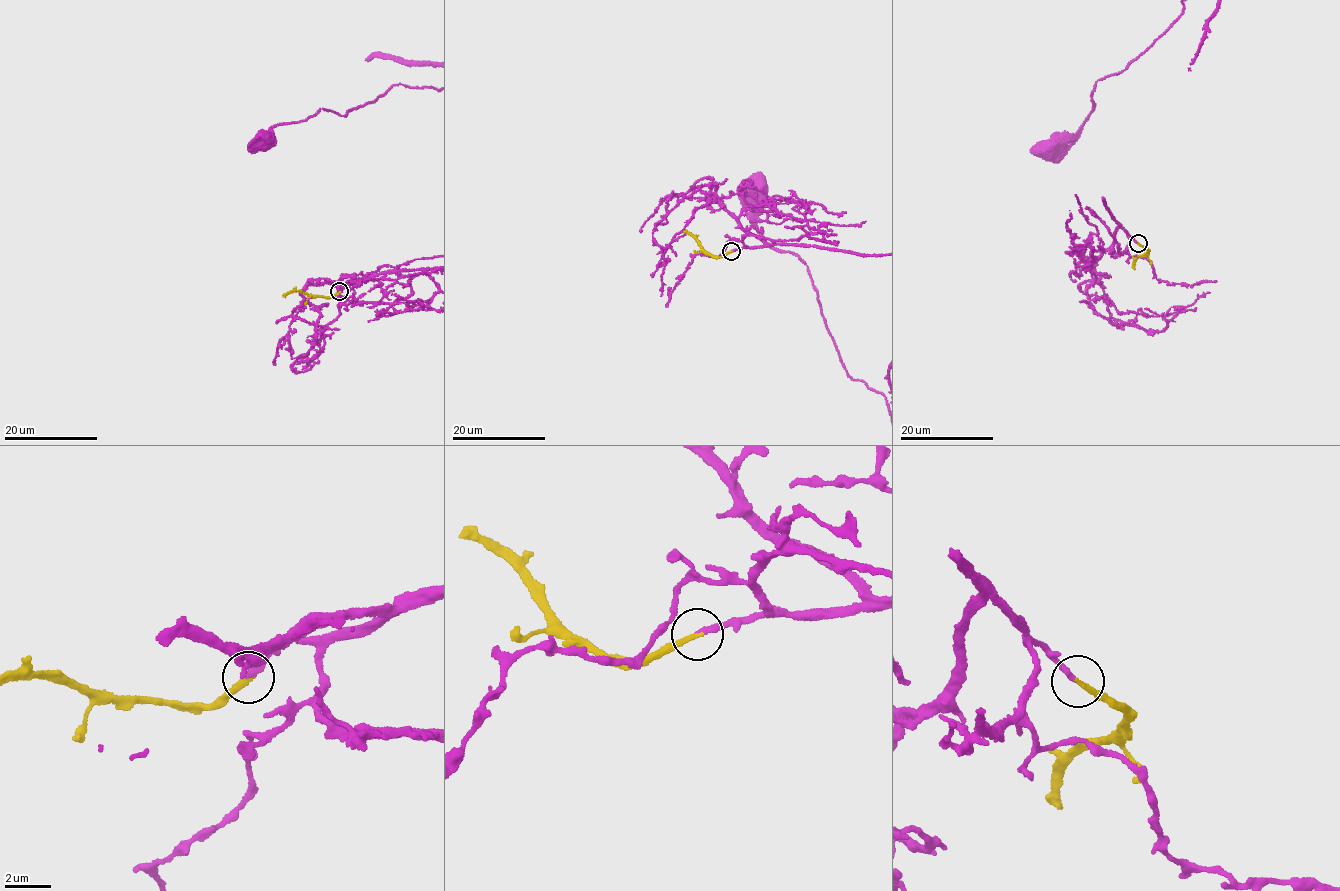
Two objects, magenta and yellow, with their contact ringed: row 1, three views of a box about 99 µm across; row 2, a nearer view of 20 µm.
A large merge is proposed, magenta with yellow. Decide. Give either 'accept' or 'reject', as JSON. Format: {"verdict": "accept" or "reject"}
{"verdict": "accept"}

